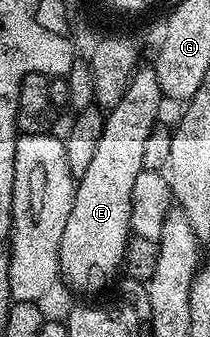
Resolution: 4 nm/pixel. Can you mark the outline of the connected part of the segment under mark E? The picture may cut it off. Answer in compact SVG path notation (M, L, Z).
M153 65L144 66L135 69L131 74L129 82L126 83L126 90L122 93L120 104L113 106L105 115L104 132L100 136L100 144L96 147L92 161L88 163L88 172L84 172L84 176L77 179L74 187L72 212L68 216L68 224L64 227L64 237L60 240L58 273L61 281L67 282L78 294L94 294L119 277L126 245L132 236L130 229L132 186L136 176L143 170L144 144L148 140L148 132L152 132L152 128L159 125L158 109L164 105Z

